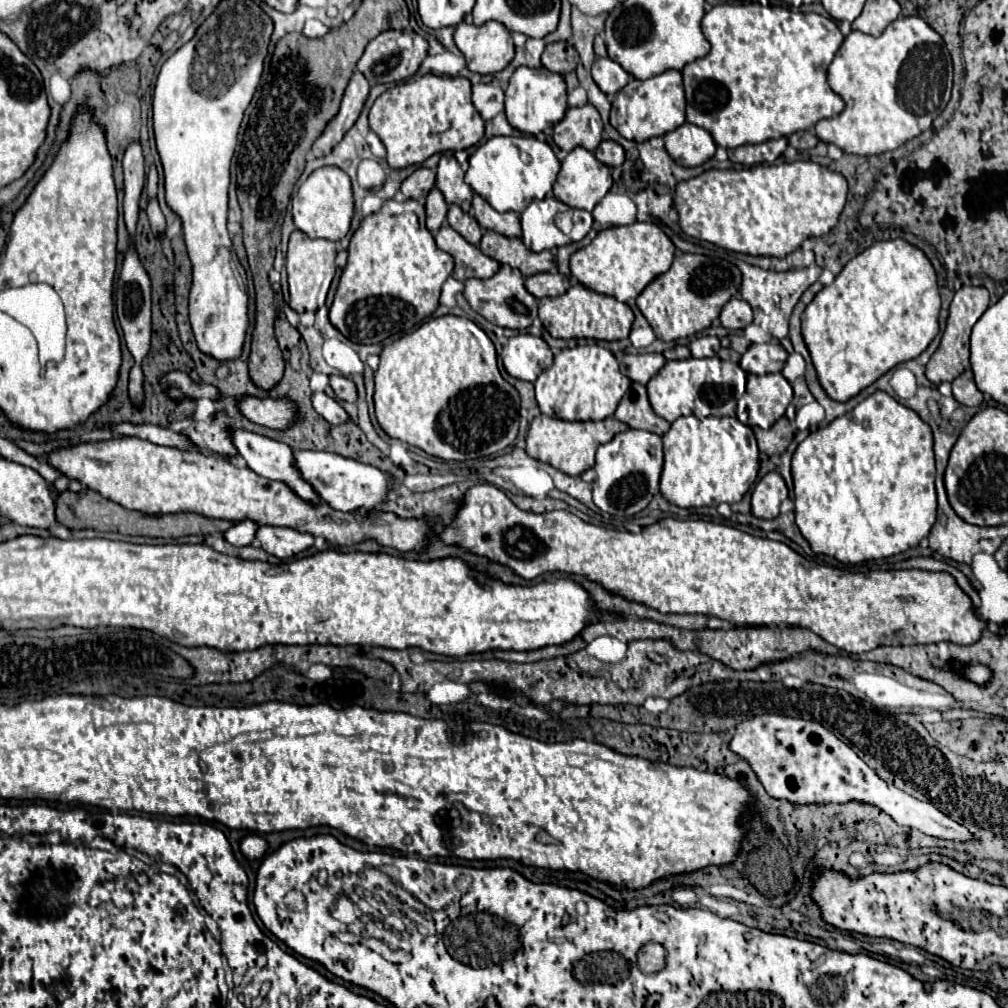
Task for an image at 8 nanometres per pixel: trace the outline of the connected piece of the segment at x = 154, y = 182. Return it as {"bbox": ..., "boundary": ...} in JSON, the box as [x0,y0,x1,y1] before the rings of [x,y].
{"bbox":[146,165,159,199],"boundary":[[[152,165],[150,167],[149,173],[147,174],[146,180],[146,190],[149,199],[153,199],[156,197],[158,189],[158,180],[159,180],[158,172],[156,170],[156,167]]]}

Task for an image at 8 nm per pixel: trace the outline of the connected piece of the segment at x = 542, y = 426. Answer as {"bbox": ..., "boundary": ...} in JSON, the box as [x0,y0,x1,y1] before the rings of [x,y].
{"bbox":[526,415,626,475],"boundary":[[[546,415],[534,417],[534,421],[528,427],[526,433],[526,453],[532,459],[550,463],[558,471],[564,471],[566,475],[580,475],[586,469],[594,465],[594,453],[598,445],[608,443],[616,433],[626,431],[626,425],[614,417],[602,419],[602,421],[562,421]]]}

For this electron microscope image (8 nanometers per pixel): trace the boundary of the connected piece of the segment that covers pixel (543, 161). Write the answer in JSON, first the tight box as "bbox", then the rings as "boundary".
{"bbox":[466,135,560,213],"boundary":[[[530,135],[492,137],[484,145],[480,145],[470,157],[466,183],[496,211],[522,213],[534,199],[544,199],[546,193],[552,191],[558,171],[560,161],[548,143],[538,141]]]}

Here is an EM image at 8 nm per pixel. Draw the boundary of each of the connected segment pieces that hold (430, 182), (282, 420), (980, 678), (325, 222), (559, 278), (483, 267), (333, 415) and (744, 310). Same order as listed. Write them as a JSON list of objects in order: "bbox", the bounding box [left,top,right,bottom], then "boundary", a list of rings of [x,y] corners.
[{"bbox":[402,167,436,201],"boundary":[[[420,167],[416,169],[408,179],[404,179],[402,183],[402,193],[408,199],[416,199],[416,201],[424,201],[428,191],[434,187],[436,183],[436,171],[434,169],[426,169]]]},{"bbox":[240,397,294,429],"boundary":[[[248,397],[240,403],[240,411],[250,421],[272,427],[272,429],[284,429],[294,419],[294,405],[286,397],[280,397],[280,399]]]},{"bbox":[964,665,992,683],"boundary":[[[976,665],[976,667],[964,667],[964,675],[968,675],[972,683],[988,683],[988,675],[992,675],[992,671],[988,671],[988,667],[984,665]]]},{"bbox":[292,167,354,241],"boundary":[[[320,167],[316,169],[296,191],[292,197],[292,215],[294,225],[306,233],[308,237],[316,239],[330,239],[340,241],[350,229],[350,221],[354,215],[354,197],[352,197],[352,183],[340,167]]]},{"bbox":[524,273,570,299],"boundary":[[[536,273],[536,275],[526,277],[524,283],[526,283],[526,289],[536,299],[542,299],[542,297],[558,297],[564,291],[568,291],[568,287],[570,287],[568,277],[564,277],[560,273]]]},{"bbox":[436,223,500,281],"boundary":[[[448,223],[438,231],[436,245],[454,257],[454,273],[452,277],[458,281],[466,281],[470,277],[488,279],[496,275],[500,263],[488,255],[484,255],[476,245],[468,243],[460,233],[456,233]]]},{"bbox":[312,393,348,425],"boundary":[[[314,393],[312,403],[314,403],[316,413],[322,415],[332,425],[340,425],[340,423],[348,421],[348,413],[340,407],[340,403],[336,399],[328,397],[326,393]]]},{"bbox":[720,297,752,331],"boundary":[[[732,297],[720,313],[720,323],[722,327],[732,329],[732,331],[746,329],[752,323],[752,307],[744,299]]]}]

